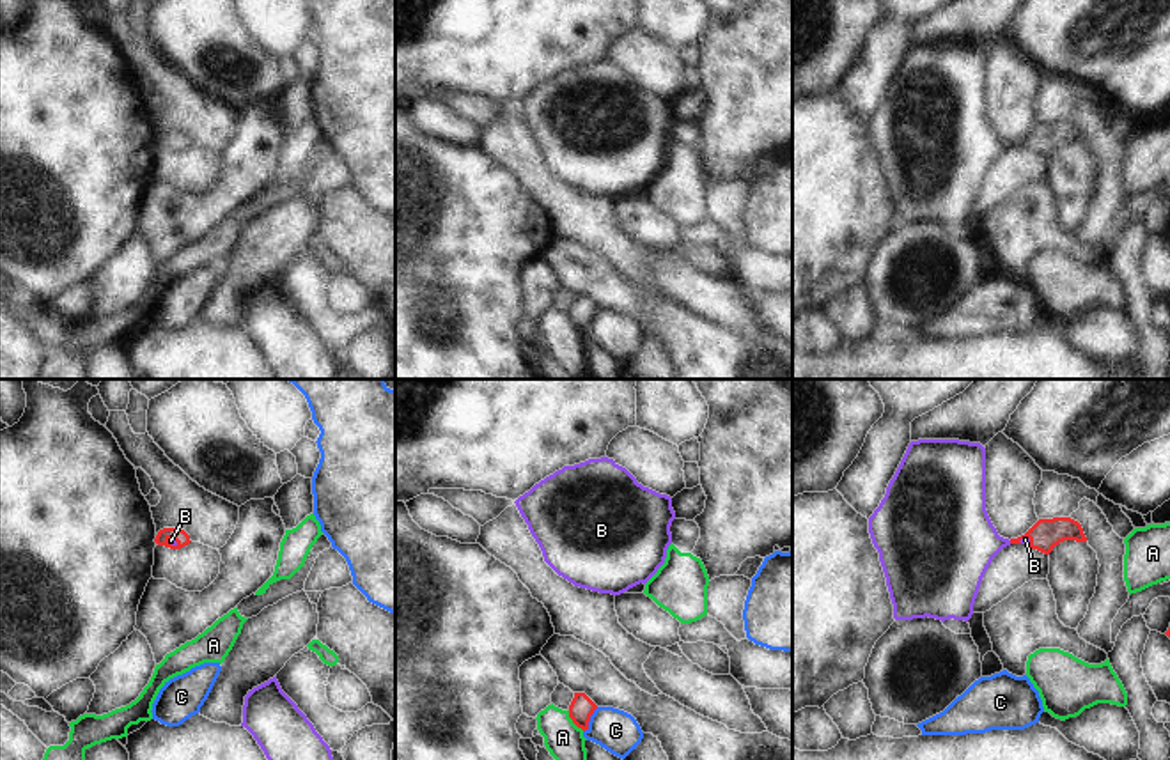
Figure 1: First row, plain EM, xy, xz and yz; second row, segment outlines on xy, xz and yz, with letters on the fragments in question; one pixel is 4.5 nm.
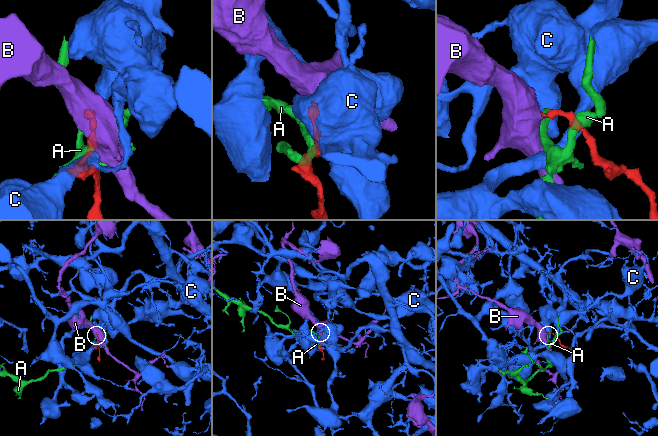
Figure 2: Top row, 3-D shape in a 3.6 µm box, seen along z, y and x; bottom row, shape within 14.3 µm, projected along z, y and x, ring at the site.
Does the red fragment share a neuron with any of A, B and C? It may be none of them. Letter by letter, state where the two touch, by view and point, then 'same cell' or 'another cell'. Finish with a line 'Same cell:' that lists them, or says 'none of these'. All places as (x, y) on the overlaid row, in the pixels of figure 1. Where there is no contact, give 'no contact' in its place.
A: contact xz (573, 721); another cell
B: contact xy (172, 537); same cell
C: contact xz (589, 720); another cell
Same cell: B

